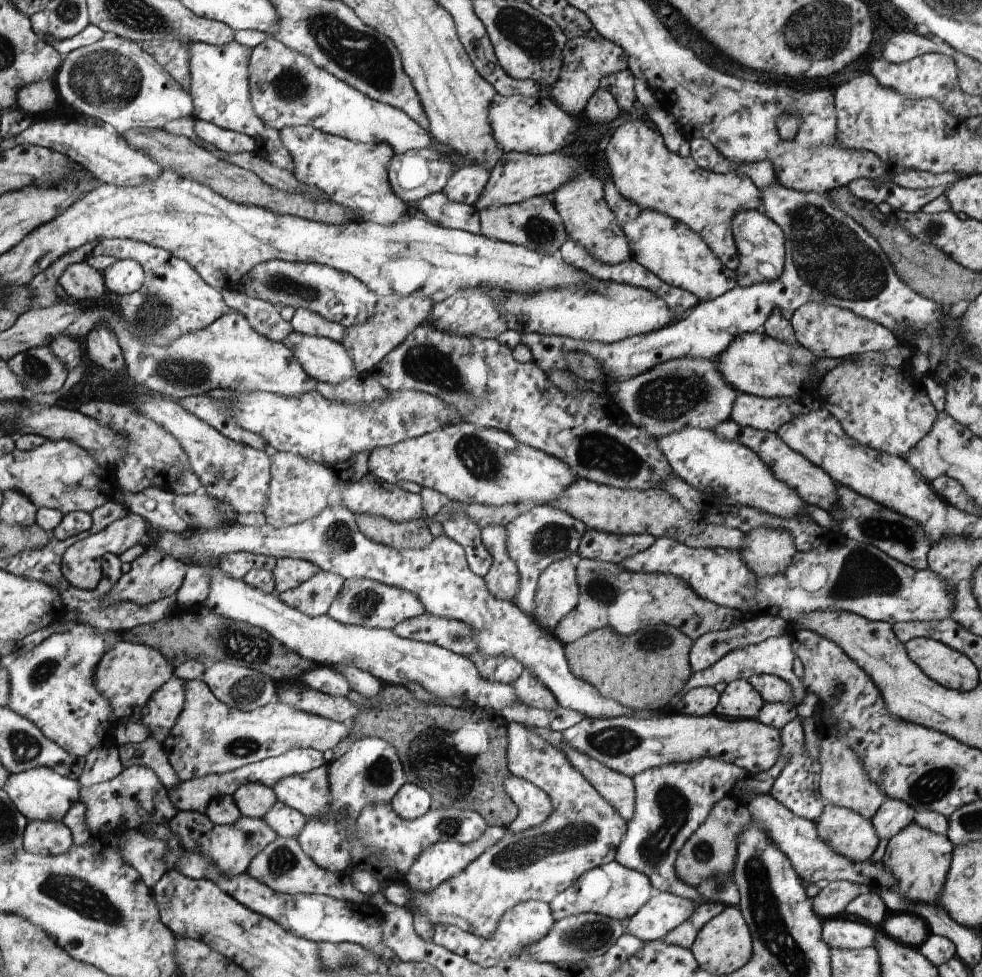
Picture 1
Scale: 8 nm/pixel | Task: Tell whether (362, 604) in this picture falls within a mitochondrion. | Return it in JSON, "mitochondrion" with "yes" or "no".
{"mitochondrion":"yes"}

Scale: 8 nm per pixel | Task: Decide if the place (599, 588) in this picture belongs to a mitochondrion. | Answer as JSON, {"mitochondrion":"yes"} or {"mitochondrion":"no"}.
{"mitochondrion":"yes"}

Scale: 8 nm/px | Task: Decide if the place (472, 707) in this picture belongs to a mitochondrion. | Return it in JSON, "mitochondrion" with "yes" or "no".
{"mitochondrion":"no"}

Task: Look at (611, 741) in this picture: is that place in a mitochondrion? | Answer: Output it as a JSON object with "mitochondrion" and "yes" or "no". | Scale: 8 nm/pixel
{"mitochondrion":"yes"}

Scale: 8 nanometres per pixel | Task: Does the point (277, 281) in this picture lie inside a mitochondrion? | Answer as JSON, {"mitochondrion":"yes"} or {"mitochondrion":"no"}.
{"mitochondrion":"yes"}

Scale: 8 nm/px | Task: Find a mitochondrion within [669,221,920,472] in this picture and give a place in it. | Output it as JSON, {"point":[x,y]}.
{"point":[802,364]}

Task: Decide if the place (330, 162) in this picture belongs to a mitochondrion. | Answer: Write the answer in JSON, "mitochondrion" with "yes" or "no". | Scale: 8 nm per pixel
{"mitochondrion":"no"}

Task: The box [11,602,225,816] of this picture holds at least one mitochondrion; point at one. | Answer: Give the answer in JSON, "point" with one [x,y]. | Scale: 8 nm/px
{"point":[45,670]}

